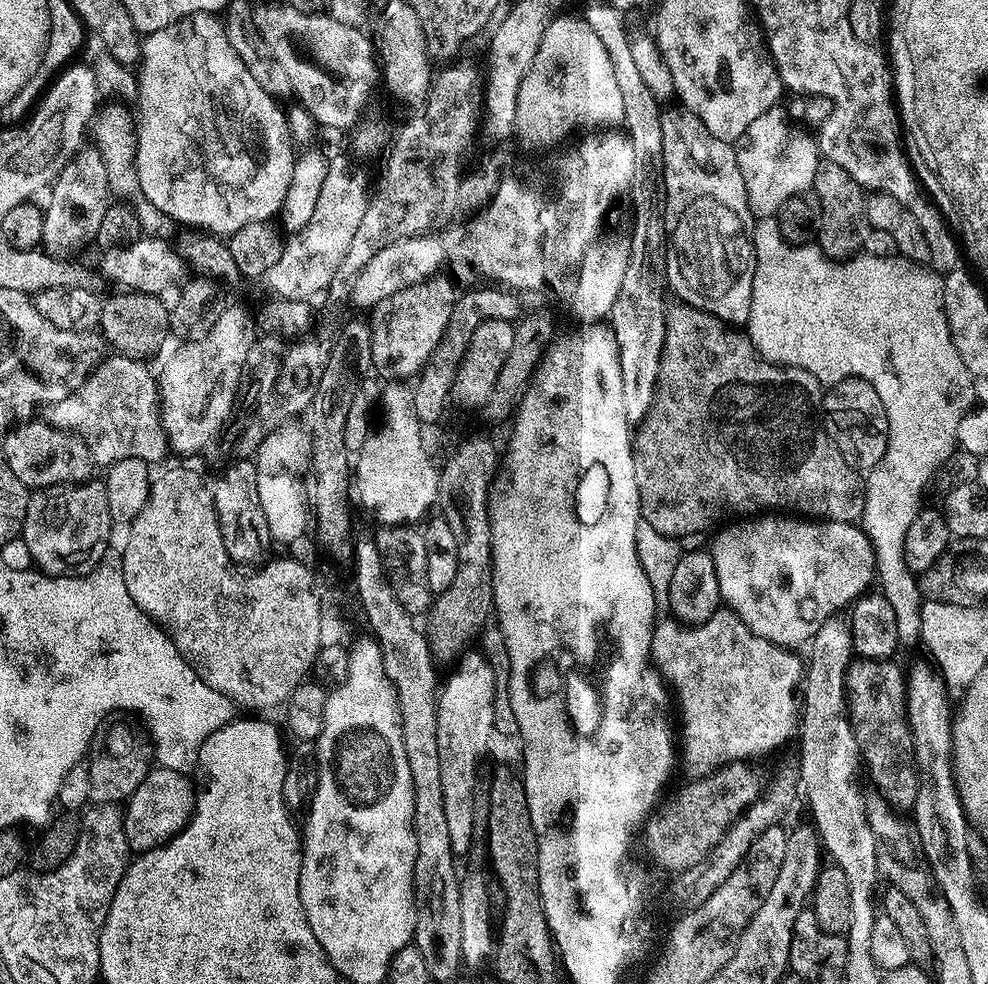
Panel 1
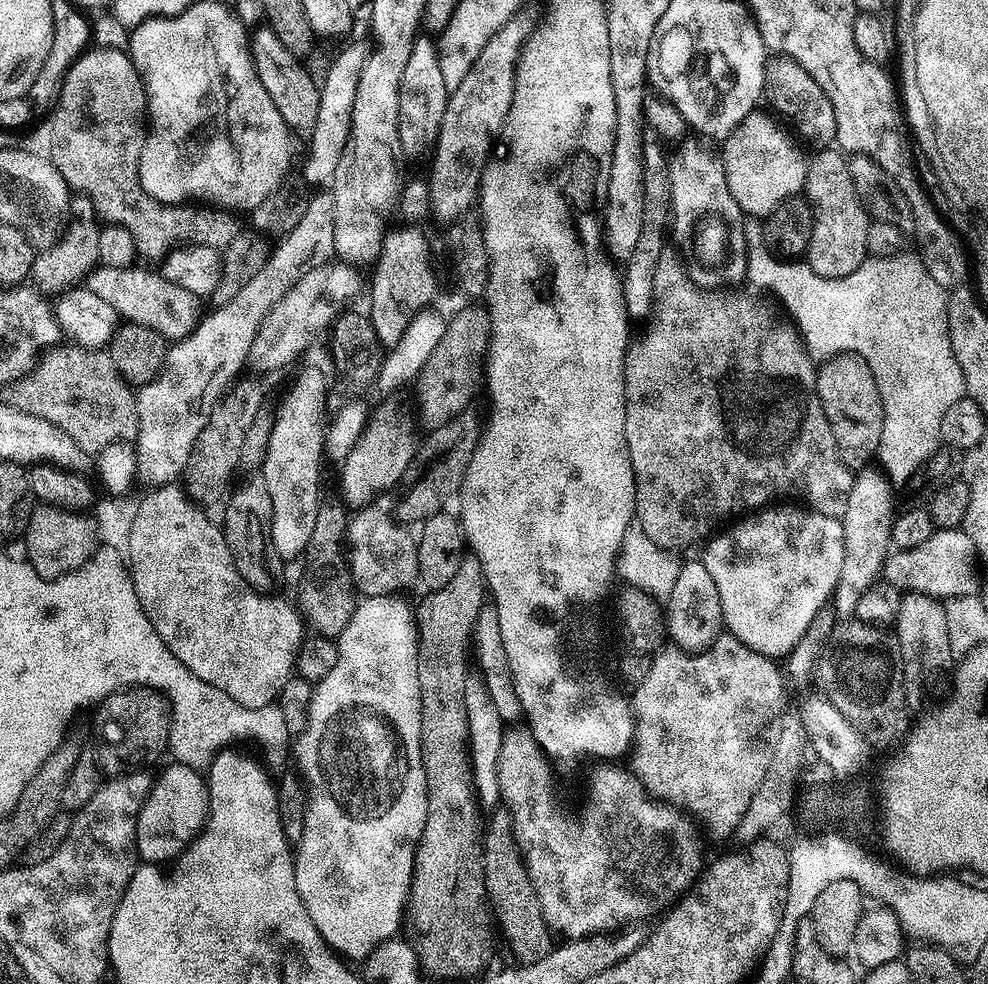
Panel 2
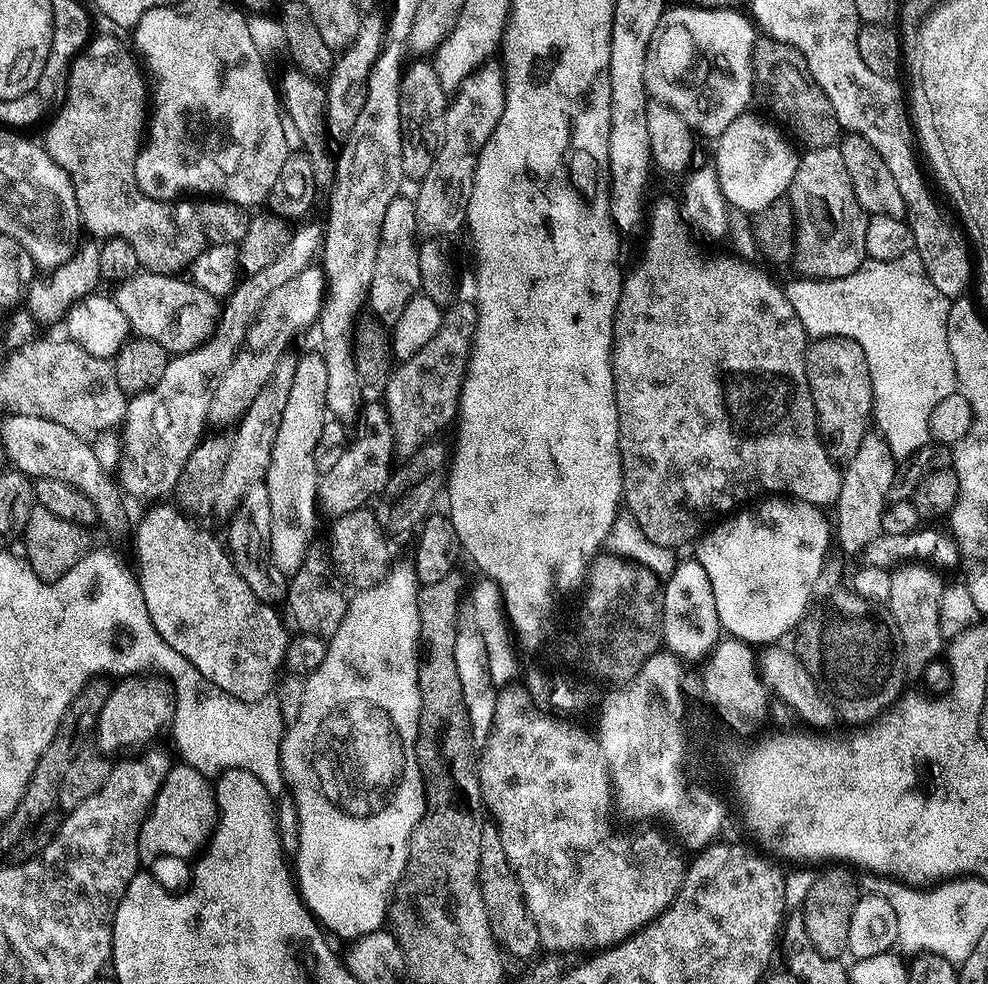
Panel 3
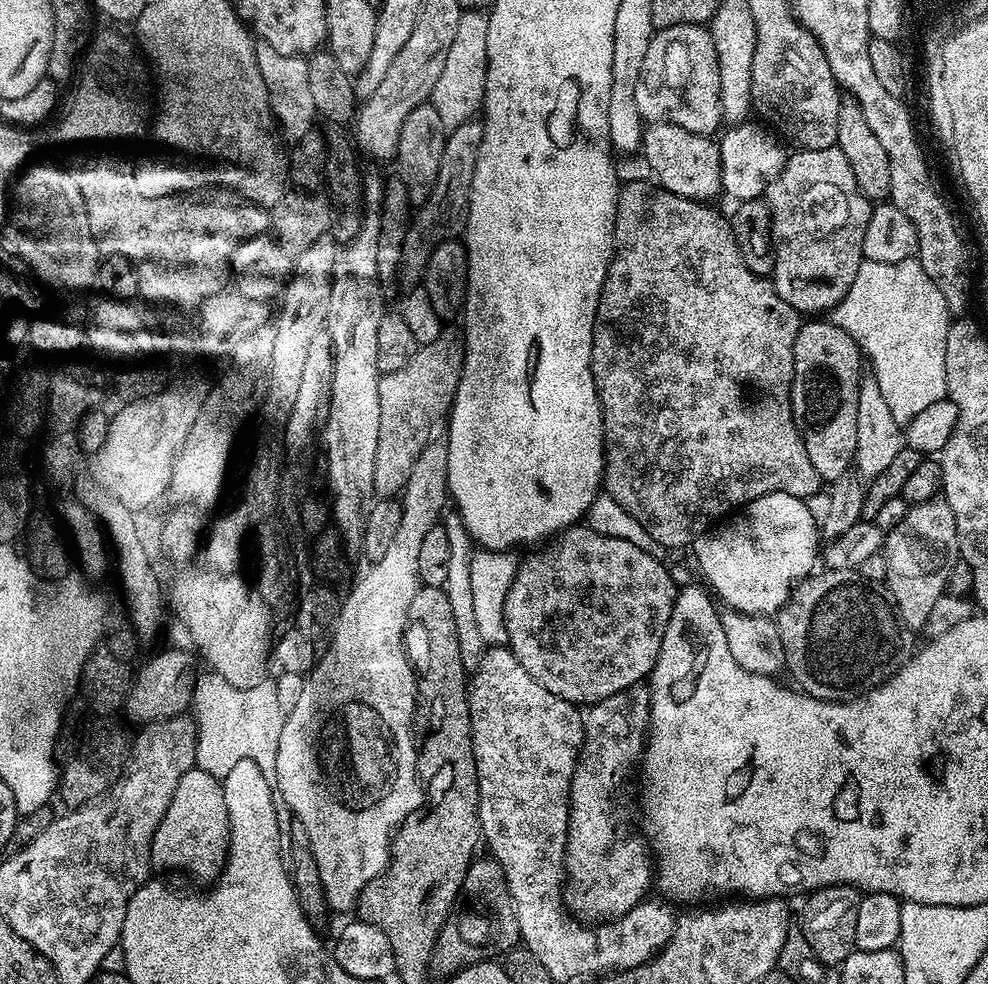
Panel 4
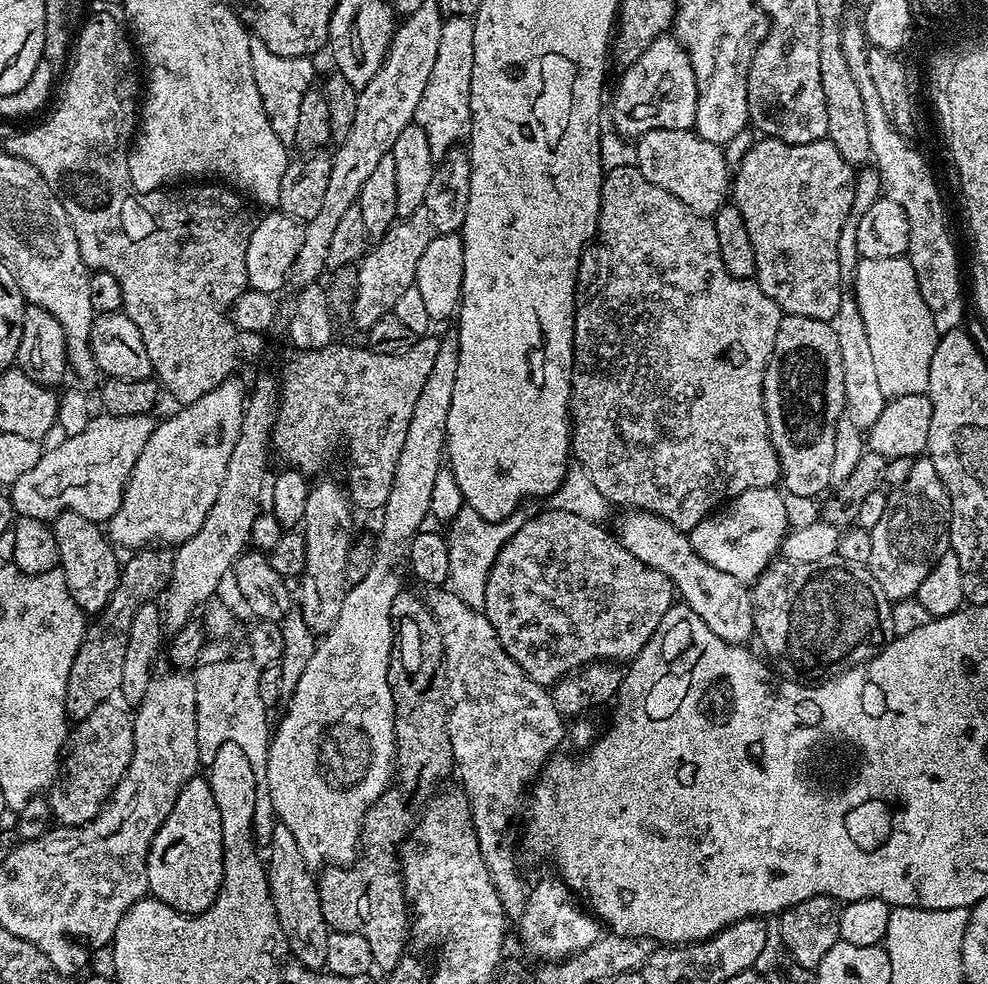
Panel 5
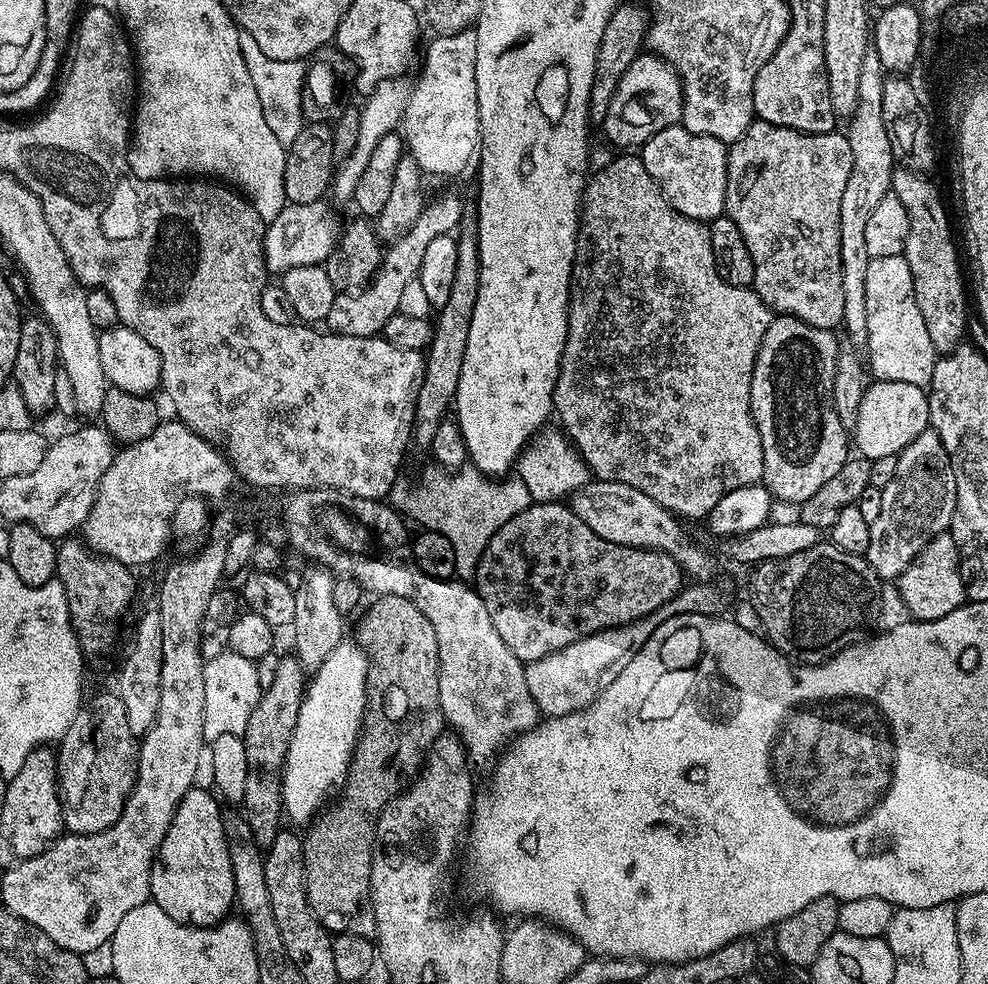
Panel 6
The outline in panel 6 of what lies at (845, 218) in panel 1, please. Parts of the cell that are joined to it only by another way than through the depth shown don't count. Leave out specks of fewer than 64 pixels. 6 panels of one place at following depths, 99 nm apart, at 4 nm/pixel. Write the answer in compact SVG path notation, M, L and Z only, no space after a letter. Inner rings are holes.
M756 120L743 138L728 148L724 210L750 250L756 271L754 290L773 313L793 316L815 328L836 330L843 325L840 203L851 165L850 142L840 130L798 132Z

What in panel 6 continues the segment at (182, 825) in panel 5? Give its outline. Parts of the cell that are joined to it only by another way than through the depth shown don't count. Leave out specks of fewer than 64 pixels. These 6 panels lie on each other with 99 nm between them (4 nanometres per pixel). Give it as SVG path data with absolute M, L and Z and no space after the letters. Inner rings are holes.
M194 786L184 795L170 830L160 843L156 863L152 865L151 899L166 910L174 922L212 928L229 919L231 912L228 911L236 904L236 887L224 833L225 813L220 812L221 801L211 791L208 793L200 787Z

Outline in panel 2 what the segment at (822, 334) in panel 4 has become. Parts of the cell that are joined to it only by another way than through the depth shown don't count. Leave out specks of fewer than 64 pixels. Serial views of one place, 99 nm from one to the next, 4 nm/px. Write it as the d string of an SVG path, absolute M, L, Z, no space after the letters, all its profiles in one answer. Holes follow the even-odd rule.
M841 354L823 364L816 378L816 393L830 422L840 460L847 468L863 470L873 463L879 453L884 429L884 407L874 374L863 358L855 354Z

